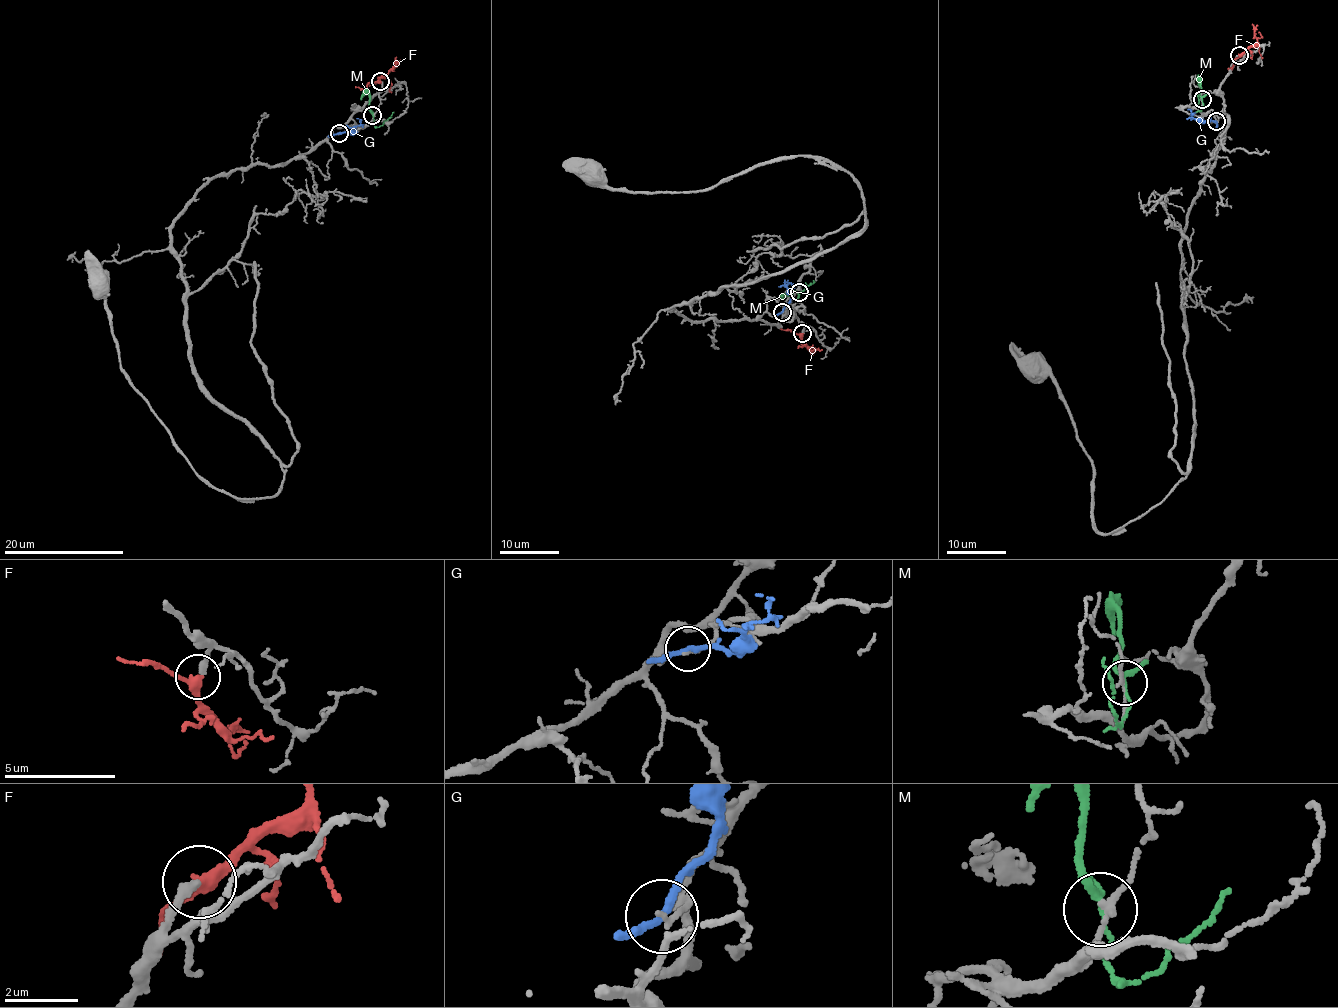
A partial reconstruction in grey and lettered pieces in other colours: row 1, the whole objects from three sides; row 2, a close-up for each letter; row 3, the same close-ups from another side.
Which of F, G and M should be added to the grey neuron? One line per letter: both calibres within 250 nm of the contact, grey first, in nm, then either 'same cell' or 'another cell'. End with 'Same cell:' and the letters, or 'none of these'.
F: 260/320 nm | same cell
G: 150/190 nm | another cell
M: 150/140 nm | another cell
Same cell: F

